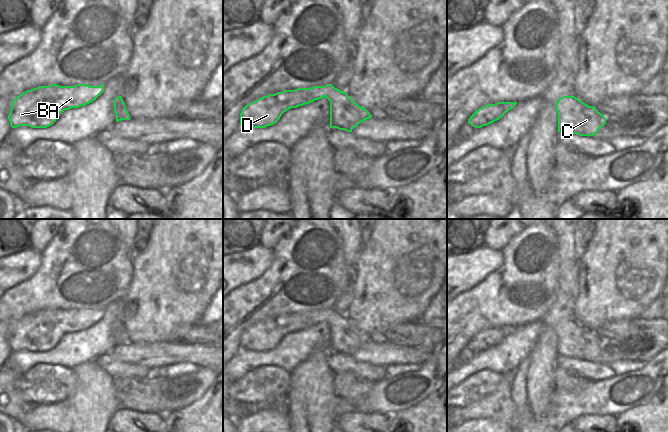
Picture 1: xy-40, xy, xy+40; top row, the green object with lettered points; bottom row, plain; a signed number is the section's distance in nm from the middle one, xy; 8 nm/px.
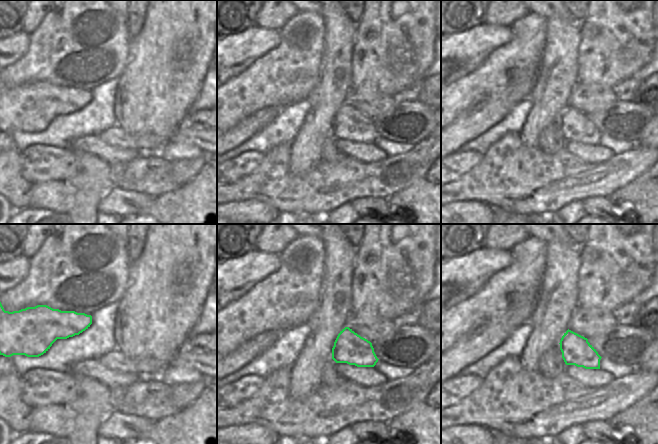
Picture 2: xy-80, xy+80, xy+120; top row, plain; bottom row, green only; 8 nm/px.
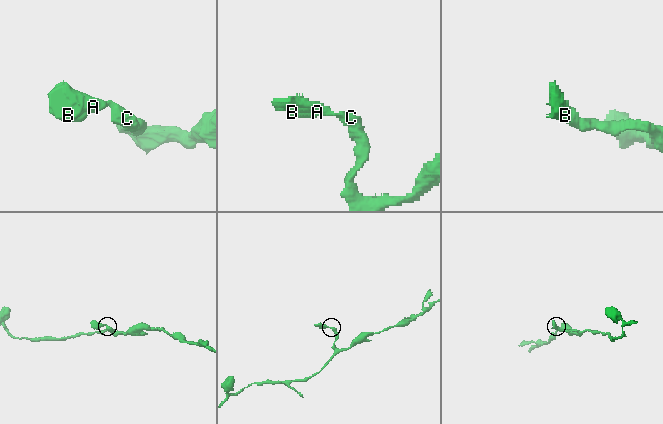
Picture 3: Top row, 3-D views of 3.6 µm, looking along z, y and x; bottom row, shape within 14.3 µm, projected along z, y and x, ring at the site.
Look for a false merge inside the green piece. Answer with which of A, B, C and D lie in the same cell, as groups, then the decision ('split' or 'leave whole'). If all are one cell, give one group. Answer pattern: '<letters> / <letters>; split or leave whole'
A B C D; leave whole

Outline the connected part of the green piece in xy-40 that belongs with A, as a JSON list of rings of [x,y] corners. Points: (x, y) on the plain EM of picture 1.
[[[104,308],[39,310],[23,316],[12,325],[8,343],[12,352],[47,352],[54,348],[65,334],[85,330],[96,324],[103,315]]]

